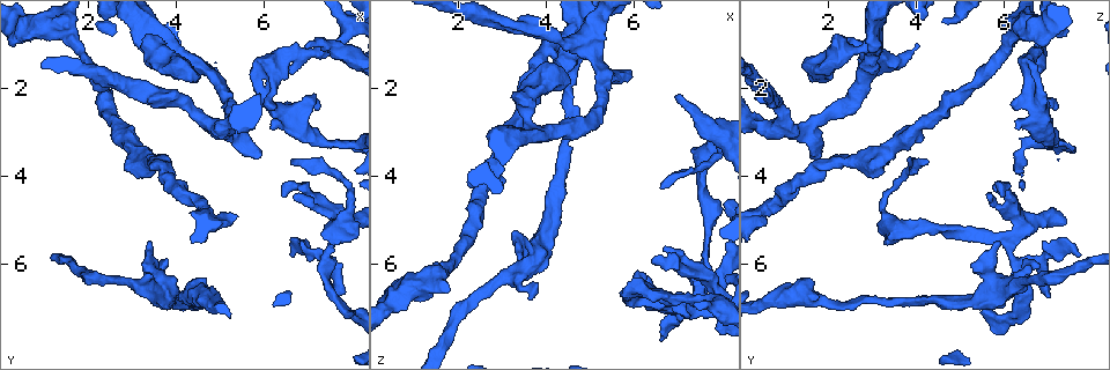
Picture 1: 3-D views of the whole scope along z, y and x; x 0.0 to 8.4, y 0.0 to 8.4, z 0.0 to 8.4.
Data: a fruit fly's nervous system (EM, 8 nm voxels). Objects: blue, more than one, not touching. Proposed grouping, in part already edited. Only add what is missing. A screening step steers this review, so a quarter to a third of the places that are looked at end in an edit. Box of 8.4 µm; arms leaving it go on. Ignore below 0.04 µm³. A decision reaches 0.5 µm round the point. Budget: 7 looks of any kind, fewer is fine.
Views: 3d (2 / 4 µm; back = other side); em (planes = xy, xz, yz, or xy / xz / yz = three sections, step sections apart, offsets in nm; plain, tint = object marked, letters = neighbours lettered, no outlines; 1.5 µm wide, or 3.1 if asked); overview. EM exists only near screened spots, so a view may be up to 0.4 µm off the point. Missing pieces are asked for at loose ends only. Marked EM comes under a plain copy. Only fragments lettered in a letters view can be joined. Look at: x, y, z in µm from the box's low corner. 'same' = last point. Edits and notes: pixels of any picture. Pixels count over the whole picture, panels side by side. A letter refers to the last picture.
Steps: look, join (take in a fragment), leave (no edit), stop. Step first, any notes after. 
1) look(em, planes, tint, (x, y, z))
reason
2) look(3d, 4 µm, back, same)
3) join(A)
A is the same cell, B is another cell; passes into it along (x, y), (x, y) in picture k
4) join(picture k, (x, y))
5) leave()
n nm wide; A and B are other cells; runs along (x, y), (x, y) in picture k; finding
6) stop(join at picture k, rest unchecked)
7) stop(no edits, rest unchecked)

look(em, xy, step 8, letters, (3.20, 6.05, 5.25))
an open end

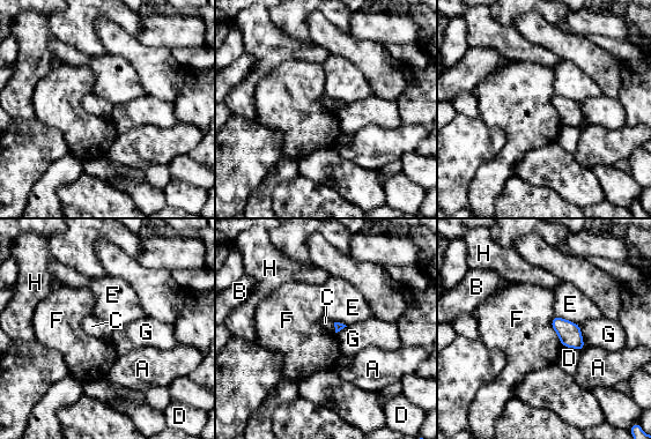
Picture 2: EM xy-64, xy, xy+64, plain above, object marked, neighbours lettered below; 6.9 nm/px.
leave()
F touches over 220 nm; A, B, C, D, E, F, G and H are other cells; no lettered fragment goes on from it

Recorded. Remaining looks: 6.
look(3d, 2 µm, (6.90, 1.05, 2.15))
branch stops here

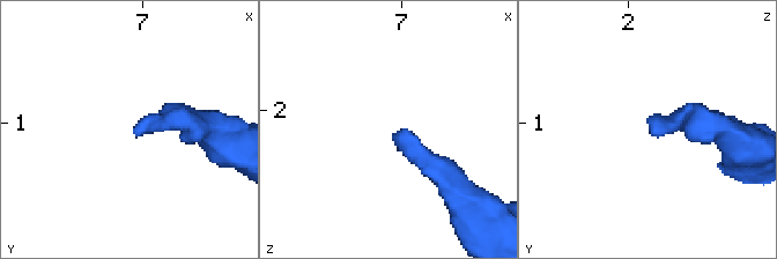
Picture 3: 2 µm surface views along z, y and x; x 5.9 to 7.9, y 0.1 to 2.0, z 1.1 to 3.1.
look(em, planes, letters, (6.96, 1.10, 2.18))
need the tissue

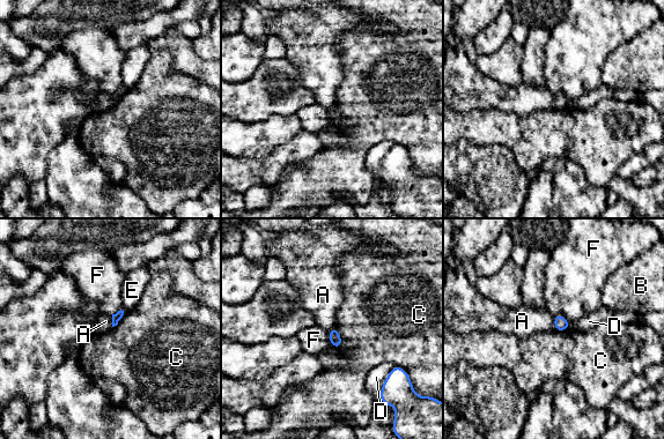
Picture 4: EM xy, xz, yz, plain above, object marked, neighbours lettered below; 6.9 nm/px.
leave()
A, B, C, D, E and F are other cells; no lettered fragment goes on from it

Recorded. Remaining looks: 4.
look(em, xy, step 8, letters, (3.05, 0.85, 2.90))
free end

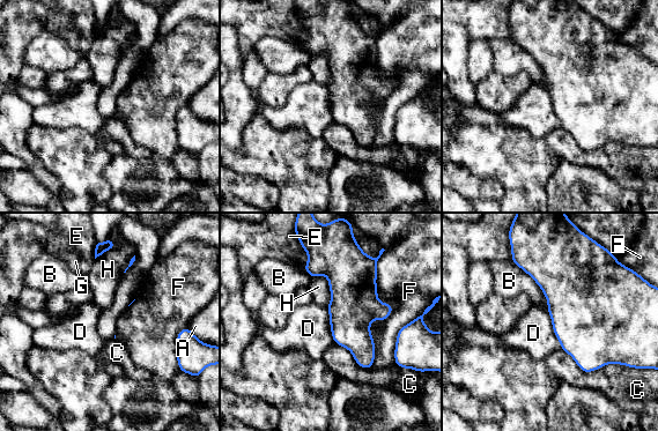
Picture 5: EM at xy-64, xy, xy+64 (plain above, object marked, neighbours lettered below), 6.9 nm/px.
look(em, planes, letters, same)

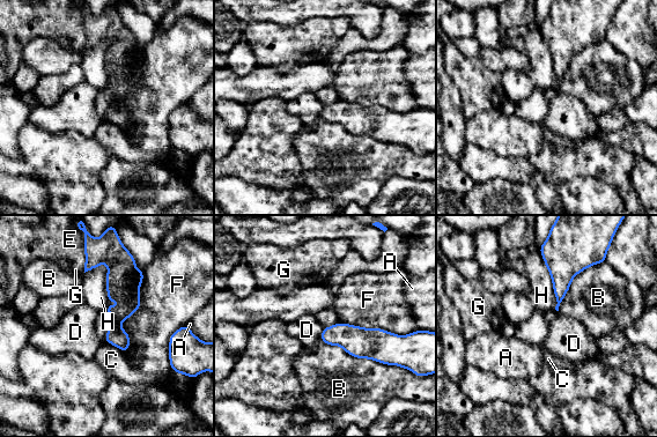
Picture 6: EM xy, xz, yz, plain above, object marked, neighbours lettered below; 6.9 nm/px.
leave()
A, B, C, D, E, F, G and H are other cells; border along (145, 269), (125, 354) in picture 6; no lettered fragment goes on from it

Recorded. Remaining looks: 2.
stop(no edits, rest unchecked)

